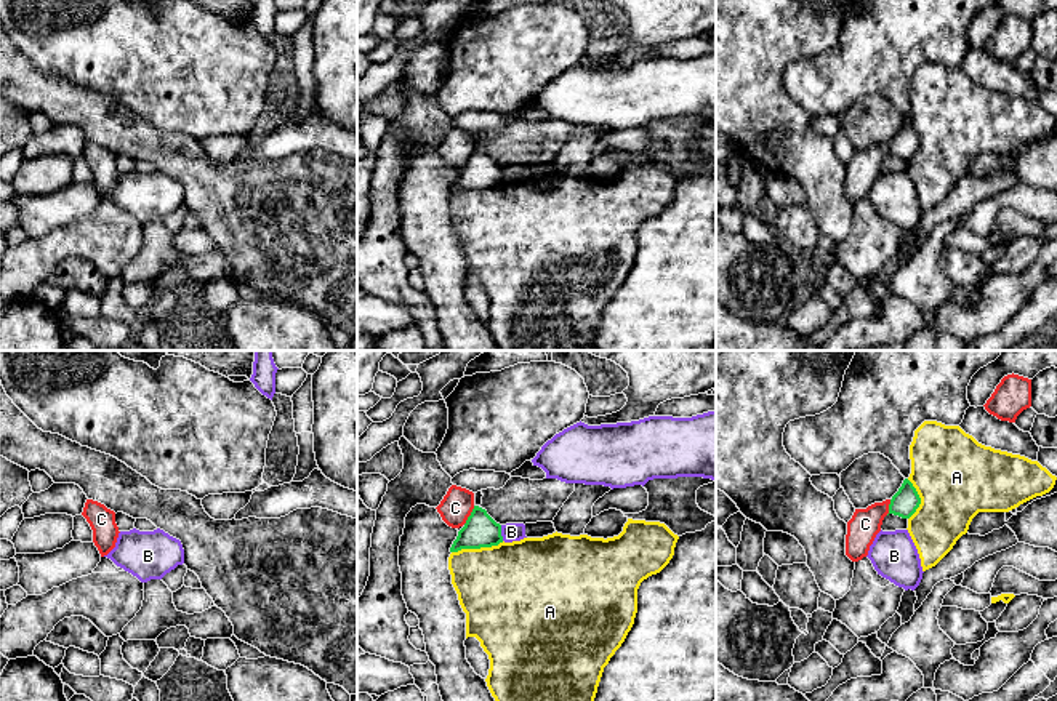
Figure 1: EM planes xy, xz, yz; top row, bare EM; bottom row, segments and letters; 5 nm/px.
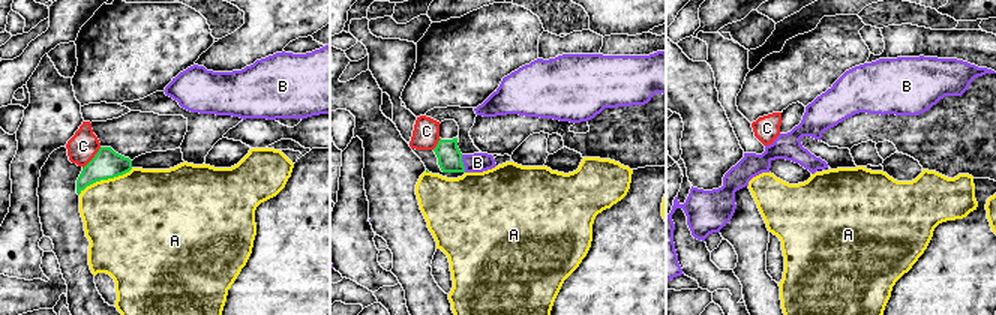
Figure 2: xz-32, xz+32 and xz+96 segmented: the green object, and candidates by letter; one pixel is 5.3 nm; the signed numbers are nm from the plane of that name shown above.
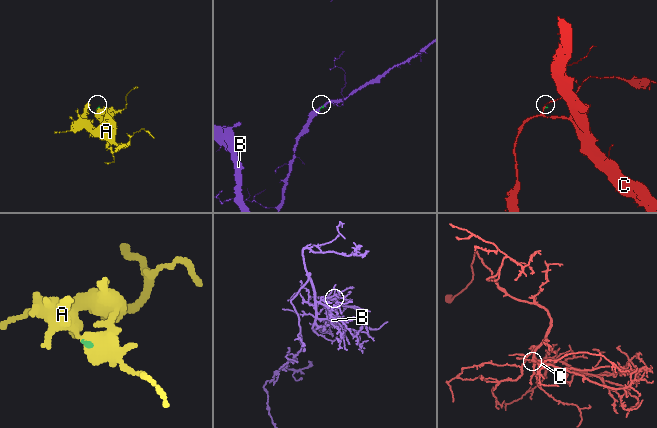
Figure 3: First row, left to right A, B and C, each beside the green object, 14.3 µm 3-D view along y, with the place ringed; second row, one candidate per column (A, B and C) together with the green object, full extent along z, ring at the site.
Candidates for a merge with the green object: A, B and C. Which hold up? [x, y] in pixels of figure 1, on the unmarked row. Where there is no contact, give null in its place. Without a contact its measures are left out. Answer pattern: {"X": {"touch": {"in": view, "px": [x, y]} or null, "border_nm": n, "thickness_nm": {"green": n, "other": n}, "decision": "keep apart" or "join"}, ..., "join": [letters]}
{"A": {"touch": {"in": "xz", "px": [478, 189]}, "border_nm": 280, "thickness_nm": {"green": 170, "other": 460}, "decision": "keep apart"}, "B": {"touch": {"in": "xz", "px": [500, 175]}, "border_nm": 80, "thickness_nm": {"green": 170, "other": 100}, "decision": "keep apart"}, "C": {"touch": {"in": "xz", "px": [470, 157]}, "border_nm": 110, "thickness_nm": {"green": 170, "other": 160}, "decision": "keep apart"}, "join": []}

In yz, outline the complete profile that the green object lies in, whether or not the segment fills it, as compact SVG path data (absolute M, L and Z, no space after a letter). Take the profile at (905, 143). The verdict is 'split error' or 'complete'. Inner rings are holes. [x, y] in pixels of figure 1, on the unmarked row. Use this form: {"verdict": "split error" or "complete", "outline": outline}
{"verdict": "complete", "outline": "M905 120L898 133L892 138L889 155L910 160L921 146L921 139L913 125Z"}

